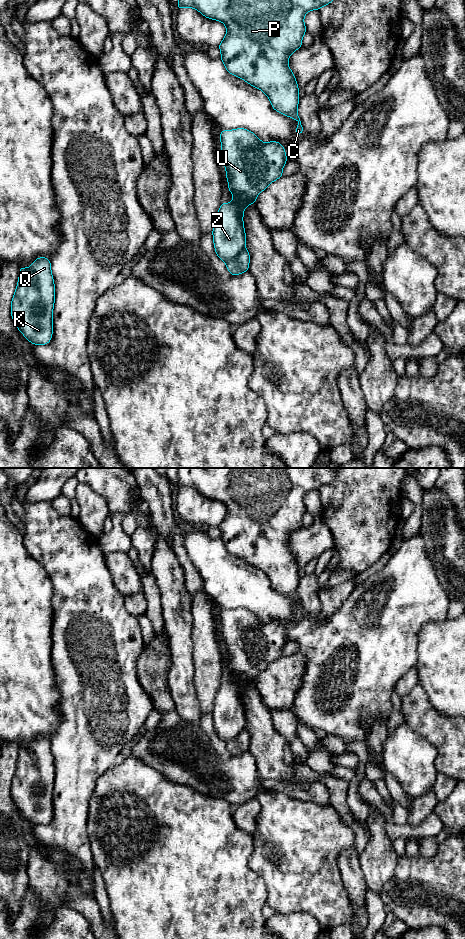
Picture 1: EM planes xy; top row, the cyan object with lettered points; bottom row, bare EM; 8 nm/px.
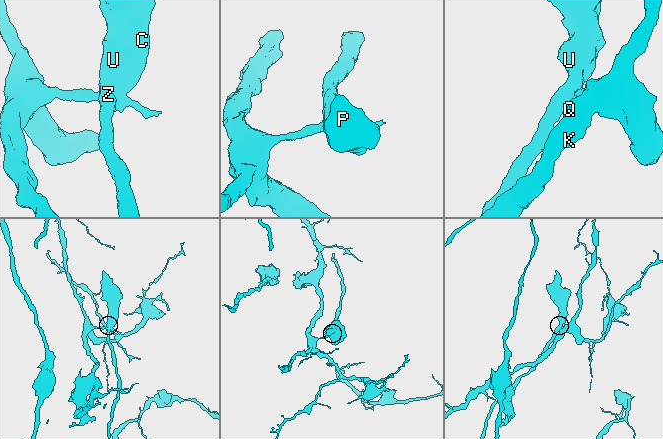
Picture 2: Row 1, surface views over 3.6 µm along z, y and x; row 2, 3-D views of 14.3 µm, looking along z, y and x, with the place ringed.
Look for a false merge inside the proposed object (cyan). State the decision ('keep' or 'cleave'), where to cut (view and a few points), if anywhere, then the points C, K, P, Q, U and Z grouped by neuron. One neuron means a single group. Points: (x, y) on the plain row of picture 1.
keep; no cut; C K P Q U Z

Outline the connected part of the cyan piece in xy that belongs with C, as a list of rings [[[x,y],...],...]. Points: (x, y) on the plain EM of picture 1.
[[[178,468],[177,490],[195,488],[206,498],[225,504],[226,516],[218,528],[221,531],[220,539],[226,550],[231,555],[263,571],[275,591],[297,600],[298,605],[295,611],[296,615],[300,616],[304,608],[297,593],[300,579],[299,566],[288,546],[288,540],[294,531],[303,527],[302,518],[307,512],[304,504],[305,494],[330,484],[339,470],[340,468]]]

